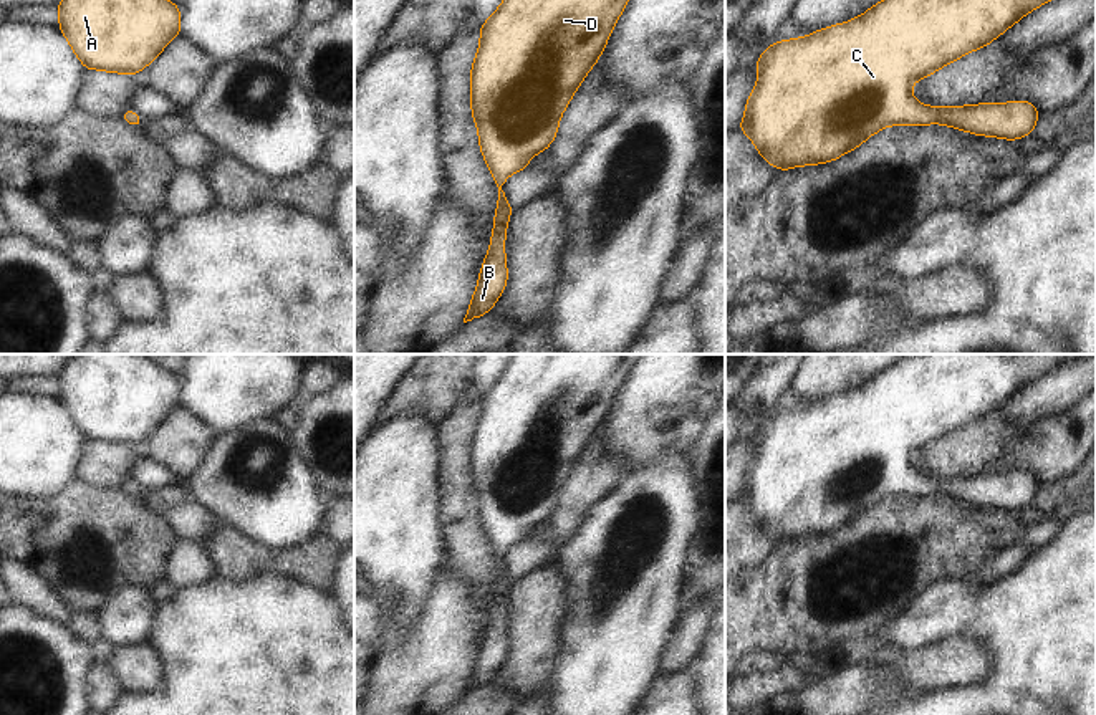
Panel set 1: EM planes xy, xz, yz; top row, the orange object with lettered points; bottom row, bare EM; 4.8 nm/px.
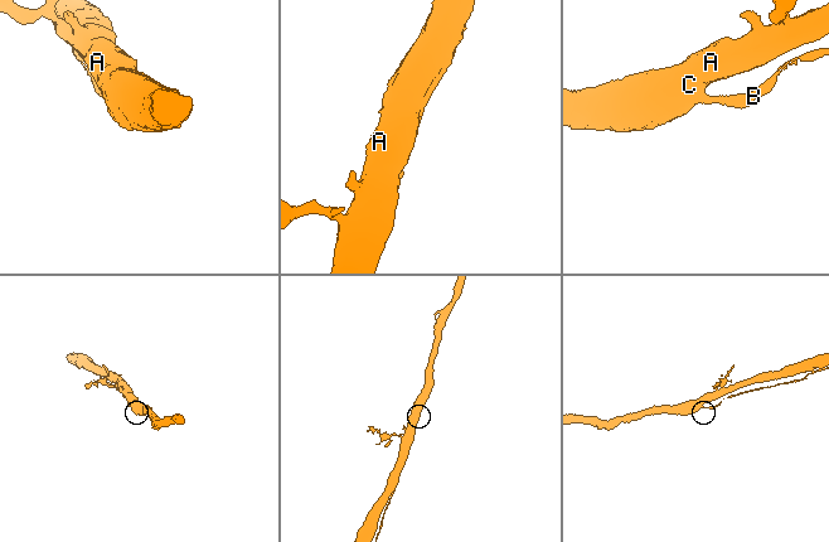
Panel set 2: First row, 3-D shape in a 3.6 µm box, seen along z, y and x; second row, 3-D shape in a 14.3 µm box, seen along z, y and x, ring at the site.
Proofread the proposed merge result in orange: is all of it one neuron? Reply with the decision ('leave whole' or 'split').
leave whole

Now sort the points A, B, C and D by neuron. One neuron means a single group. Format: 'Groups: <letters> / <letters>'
Groups: A B C D

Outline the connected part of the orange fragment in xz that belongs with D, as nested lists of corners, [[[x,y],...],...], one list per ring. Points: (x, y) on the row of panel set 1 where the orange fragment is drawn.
[[[503,0],[497,12],[480,26],[480,46],[470,73],[470,103],[473,122],[478,126],[482,156],[498,187],[498,197],[490,250],[483,258],[478,285],[464,323],[490,311],[507,286],[505,233],[513,207],[508,205],[507,195],[502,190],[505,179],[517,170],[526,169],[530,157],[546,151],[553,142],[563,111],[586,73],[596,65],[626,2],[627,0]]]

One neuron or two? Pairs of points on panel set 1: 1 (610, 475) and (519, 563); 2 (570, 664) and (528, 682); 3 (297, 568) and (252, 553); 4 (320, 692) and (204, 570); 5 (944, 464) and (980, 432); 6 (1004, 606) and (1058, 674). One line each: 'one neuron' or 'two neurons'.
1: two neurons
2: two neurons
3: one neuron
4: two neurons
5: one neuron
6: one neuron

